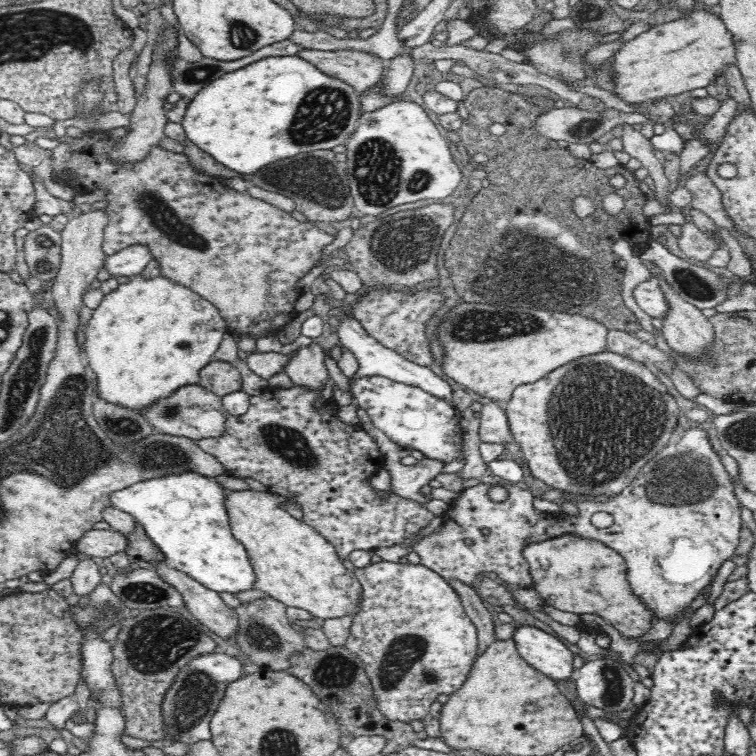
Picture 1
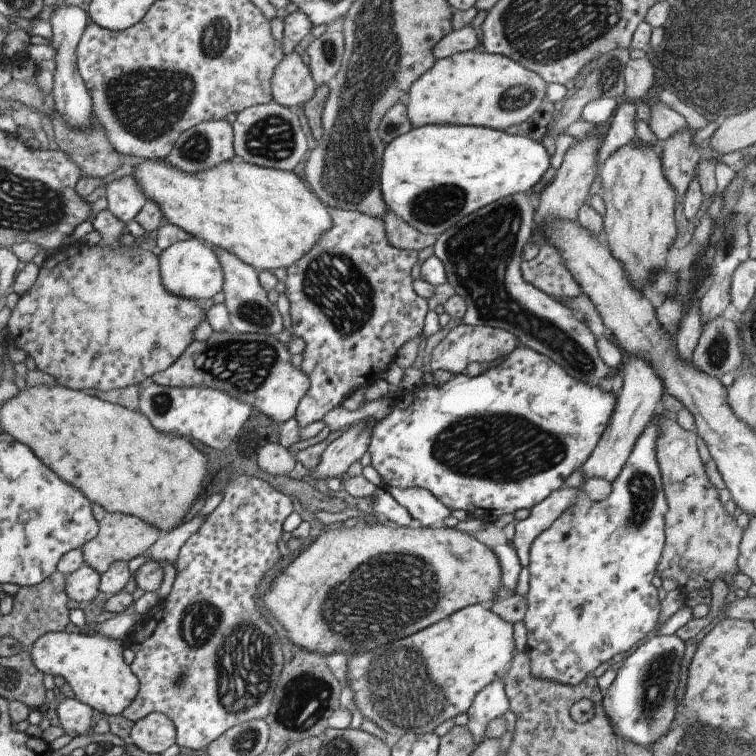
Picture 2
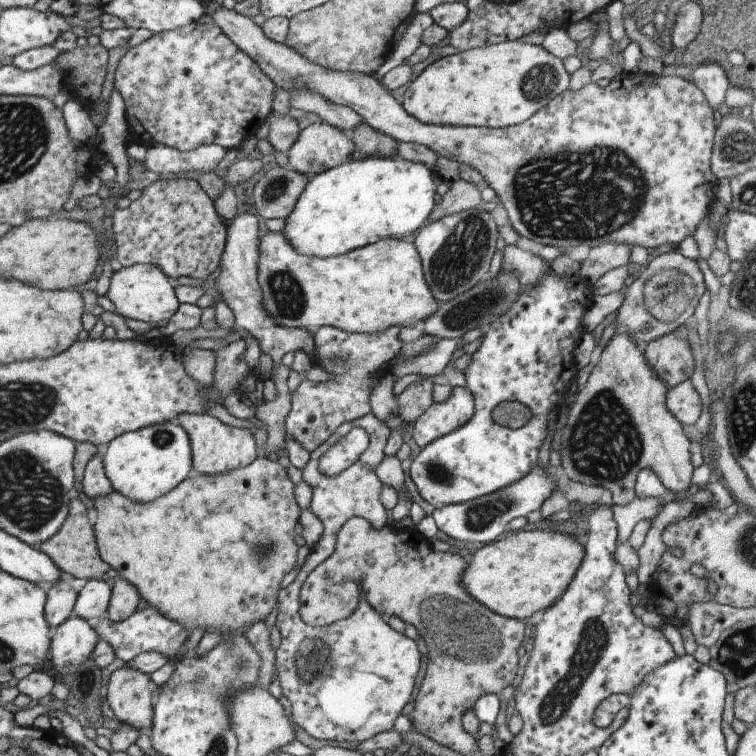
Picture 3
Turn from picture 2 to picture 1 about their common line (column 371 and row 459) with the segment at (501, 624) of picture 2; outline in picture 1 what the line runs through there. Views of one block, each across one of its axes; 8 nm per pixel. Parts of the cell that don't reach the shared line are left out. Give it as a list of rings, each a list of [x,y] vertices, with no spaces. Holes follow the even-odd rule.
[[[695,424],[690,430],[686,430],[685,436],[670,440],[666,448],[645,464],[622,492],[611,496],[607,502],[578,501],[574,515],[558,515],[537,510],[528,488],[509,480],[501,480],[497,484],[503,486],[508,493],[506,500],[502,502],[490,499],[488,490],[493,484],[478,483],[458,493],[450,508],[443,514],[441,529],[413,544],[412,550],[420,556],[422,565],[434,570],[446,581],[458,581],[470,587],[474,587],[476,580],[481,580],[485,574],[492,572],[501,584],[510,588],[532,587],[530,567],[523,555],[525,544],[558,538],[564,534],[577,534],[582,538],[597,540],[620,553],[627,564],[627,580],[634,596],[643,601],[656,616],[656,620],[670,620],[670,617],[674,620],[684,608],[690,606],[703,588],[712,584],[722,563],[732,558],[738,548],[740,531],[744,526],[740,519],[742,504],[734,495],[731,477],[720,462],[718,452],[711,447],[706,428]],[[596,512],[612,514],[613,524],[607,528],[594,527],[590,518]],[[482,528],[488,528],[489,534],[483,535]],[[467,539],[470,542],[466,542]]]

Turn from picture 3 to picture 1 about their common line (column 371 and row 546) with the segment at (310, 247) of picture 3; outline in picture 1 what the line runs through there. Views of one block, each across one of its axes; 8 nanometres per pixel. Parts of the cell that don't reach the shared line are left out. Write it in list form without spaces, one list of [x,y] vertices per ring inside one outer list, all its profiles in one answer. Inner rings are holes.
[[[190,471],[142,480],[128,488],[113,492],[109,499],[113,507],[131,514],[136,522],[145,528],[147,535],[163,552],[166,558],[164,561],[168,565],[184,572],[210,590],[236,595],[238,592],[252,590],[256,583],[256,576],[244,545],[236,540],[231,531],[231,522],[225,507],[227,492],[228,490],[222,488],[215,477],[202,476]]]

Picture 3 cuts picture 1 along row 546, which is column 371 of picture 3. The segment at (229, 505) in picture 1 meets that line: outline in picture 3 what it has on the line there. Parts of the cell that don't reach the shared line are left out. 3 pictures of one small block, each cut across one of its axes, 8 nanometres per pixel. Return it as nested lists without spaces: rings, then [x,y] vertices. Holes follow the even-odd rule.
[[[268,231],[259,242],[259,261],[257,269],[259,283],[263,292],[263,309],[266,309],[267,313],[283,327],[317,330],[323,326],[331,326],[343,331],[350,331],[351,333],[380,333],[392,327],[399,327],[400,330],[404,327],[415,327],[417,322],[425,321],[429,316],[432,316],[440,305],[440,303],[435,300],[432,291],[426,284],[418,249],[410,239],[382,239],[371,245],[366,245],[365,247],[350,251],[345,255],[321,259],[318,257],[301,255],[287,241],[287,238],[284,238],[281,232],[275,233]]]

